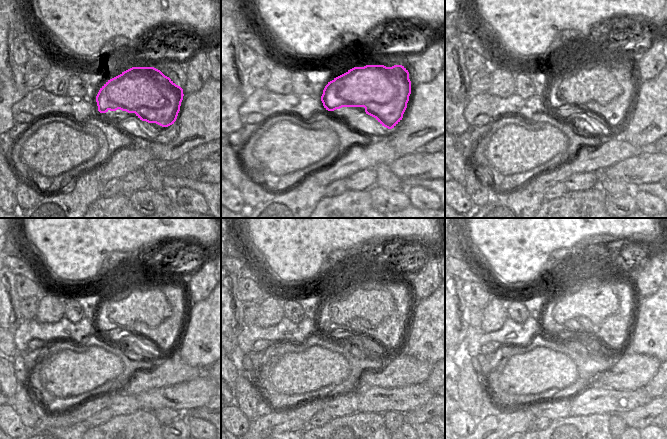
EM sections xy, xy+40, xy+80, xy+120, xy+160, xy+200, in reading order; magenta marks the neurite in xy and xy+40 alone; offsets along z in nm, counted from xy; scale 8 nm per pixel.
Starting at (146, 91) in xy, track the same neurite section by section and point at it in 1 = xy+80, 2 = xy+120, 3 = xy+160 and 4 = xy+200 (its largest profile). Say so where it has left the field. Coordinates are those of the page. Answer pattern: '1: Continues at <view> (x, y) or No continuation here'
1: Continues at xy+80 (607, 87)
2: Continues at xy+120 (160, 310)
3: Continues at xy+160 (383, 308)
4: Continues at xy+200 (607, 306)

